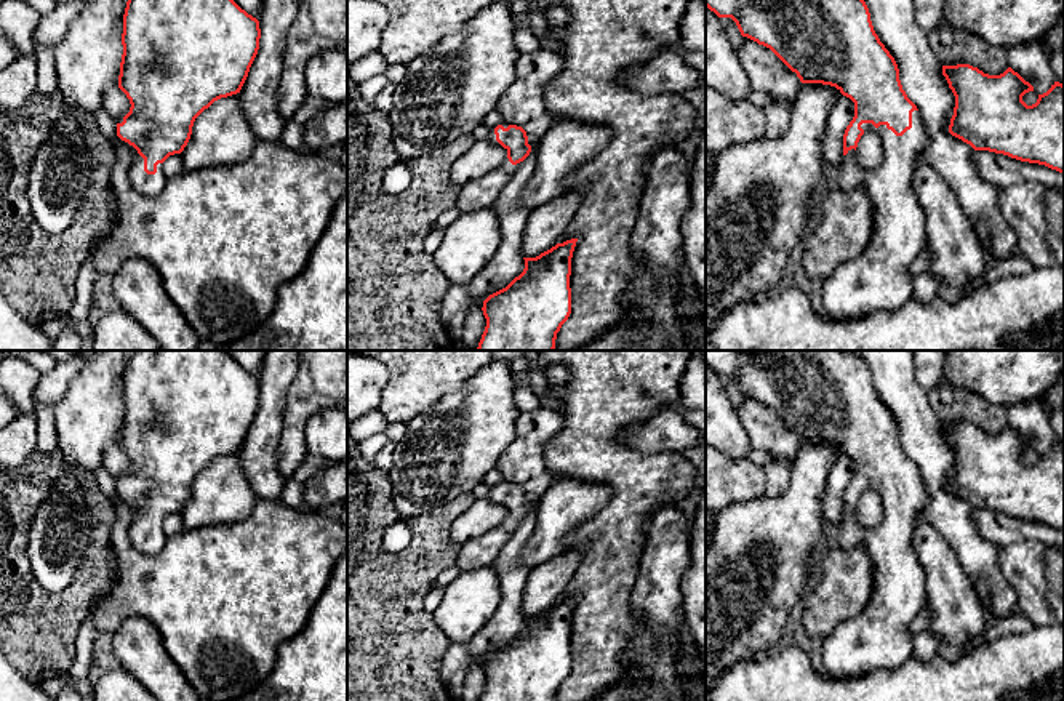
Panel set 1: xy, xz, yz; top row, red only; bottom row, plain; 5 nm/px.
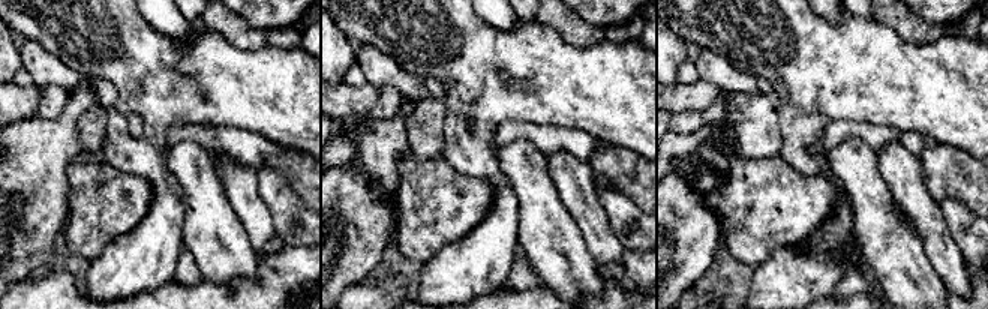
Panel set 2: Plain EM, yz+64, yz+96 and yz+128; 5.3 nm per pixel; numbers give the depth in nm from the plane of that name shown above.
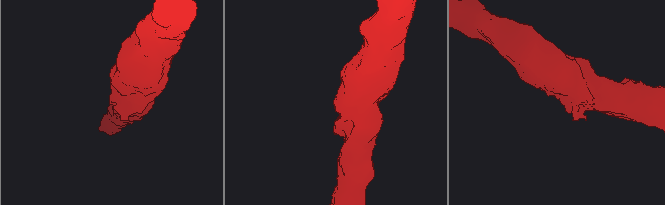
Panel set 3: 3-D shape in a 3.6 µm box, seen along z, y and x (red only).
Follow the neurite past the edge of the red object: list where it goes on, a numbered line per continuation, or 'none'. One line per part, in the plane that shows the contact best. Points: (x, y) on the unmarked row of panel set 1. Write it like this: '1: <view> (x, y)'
1: yz (880, 637)

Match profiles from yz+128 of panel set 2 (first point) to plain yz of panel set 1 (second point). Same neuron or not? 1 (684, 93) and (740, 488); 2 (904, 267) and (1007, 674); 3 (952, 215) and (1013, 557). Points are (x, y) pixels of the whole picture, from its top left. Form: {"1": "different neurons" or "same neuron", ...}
{"1": "same neuron", "2": "different neurons", "3": "same neuron"}

